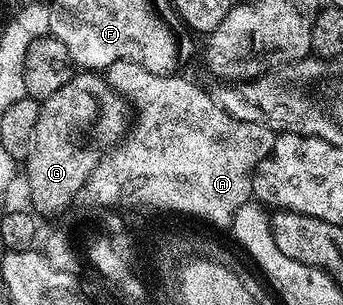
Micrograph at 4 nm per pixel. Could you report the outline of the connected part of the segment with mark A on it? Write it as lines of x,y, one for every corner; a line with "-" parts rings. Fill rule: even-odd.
115,60
115,62
107,68
106,79
108,84
126,100
130,101
131,105
135,108
134,132
136,128
136,134
132,138
132,144
125,143
123,146
120,146
117,150
117,154
107,161
106,166
100,167
100,172
95,171
92,173
92,177
90,177
87,182
91,199
97,199
103,202
115,201
118,198
123,198
124,200
149,200
154,204
167,205
168,208
187,209
188,212
199,212
201,216
212,217
216,223
225,224
228,220
234,222
234,216
238,214
240,207
242,207
243,204
249,203
250,197
252,196
252,176
255,174
257,166
268,156
271,156
276,146
277,133
270,131
264,124
251,124
250,122
242,122
241,120
234,119
231,114
220,107
219,103
217,103
213,97
211,100
194,81
187,80
186,77
180,75
181,74
163,76
162,74
154,74
150,70
146,70
146,66
138,66
138,62
130,62
129,60

